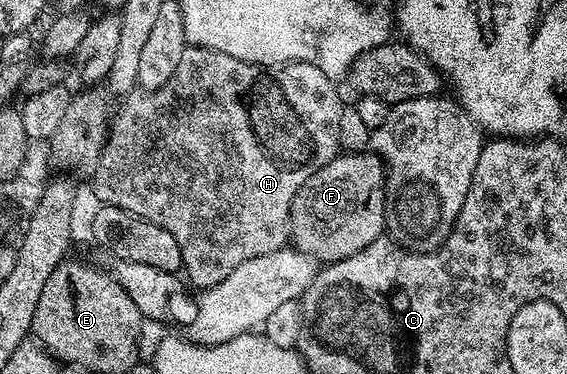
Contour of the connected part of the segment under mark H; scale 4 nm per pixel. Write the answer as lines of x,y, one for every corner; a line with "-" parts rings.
188,45
180,57
180,65
176,65
176,73
172,73
172,77
168,77
168,81
164,81
160,89
135,89
121,100
122,108
119,111
117,108
116,116
108,129
102,156
92,176
97,202
108,207
119,207
136,217
147,219
152,225
160,225
160,229
168,229
176,245
180,245
185,278
190,278
198,289
216,285
224,277
228,277
228,273
232,273
236,265
244,265
244,261
252,261
252,257
264,257
264,253
282,250
286,207
289,207
290,195
293,195
294,188
301,183
302,178
314,170
314,167
334,159
340,151
338,130
344,103
343,100
338,100
338,91
334,87
337,87
335,80
329,79
322,70
311,63
284,63
271,68
259,67
256,63
245,63
236,57
228,57
228,53
220,53
216,49

